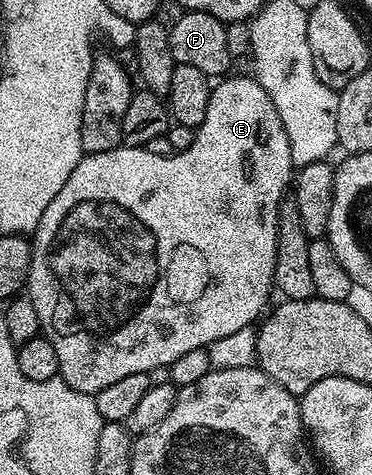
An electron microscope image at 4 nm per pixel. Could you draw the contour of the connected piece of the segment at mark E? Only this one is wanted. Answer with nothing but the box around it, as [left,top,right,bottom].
[27,76,295,395]

